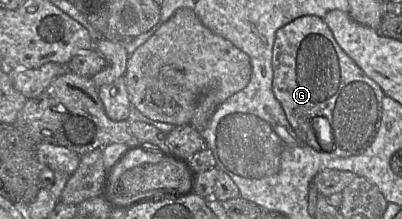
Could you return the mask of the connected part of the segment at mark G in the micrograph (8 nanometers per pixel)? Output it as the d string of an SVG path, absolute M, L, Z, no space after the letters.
M303 16L279 29L273 45L272 69L274 96L302 142L315 150L322 150L312 121L315 117L325 117L331 127L331 153L338 157L350 157L367 150L380 128L385 94L341 49L323 18Z

